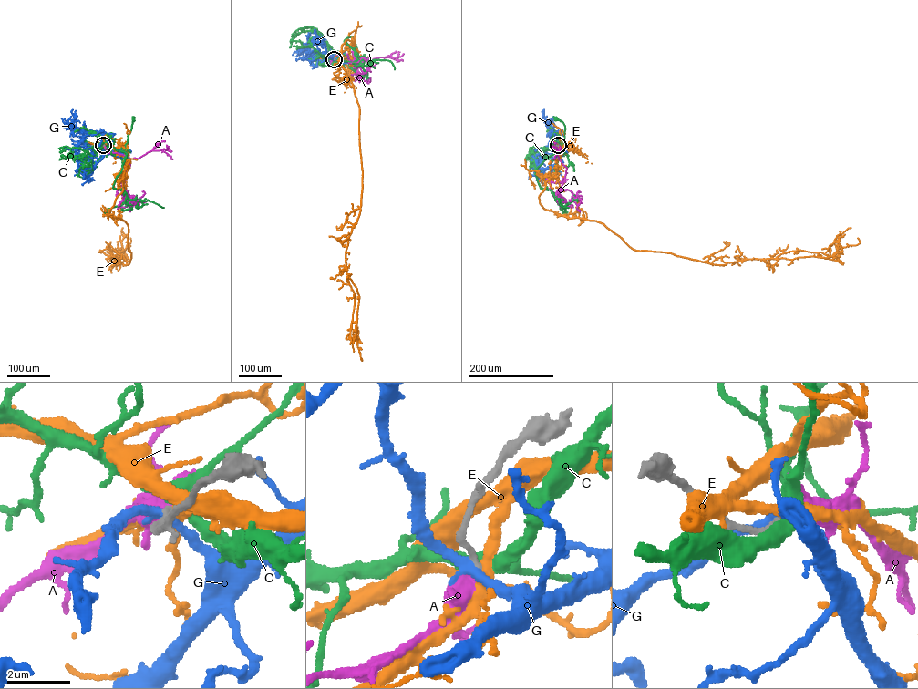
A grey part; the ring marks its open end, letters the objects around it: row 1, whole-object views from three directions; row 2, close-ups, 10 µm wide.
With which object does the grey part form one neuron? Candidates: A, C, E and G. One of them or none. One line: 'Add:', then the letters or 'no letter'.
Add: A

